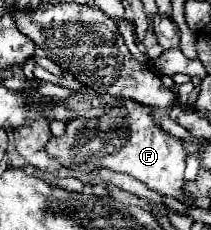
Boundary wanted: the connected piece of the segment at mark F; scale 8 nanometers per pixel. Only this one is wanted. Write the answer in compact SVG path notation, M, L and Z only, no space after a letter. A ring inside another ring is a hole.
M116 98L114 102L96 110L92 118L76 118L68 122L64 136L52 138L46 144L46 150L70 170L90 172L104 166L114 172L130 174L144 182L150 190L188 204L188 196L182 196L188 150L180 138L168 134L156 124L150 106Z

